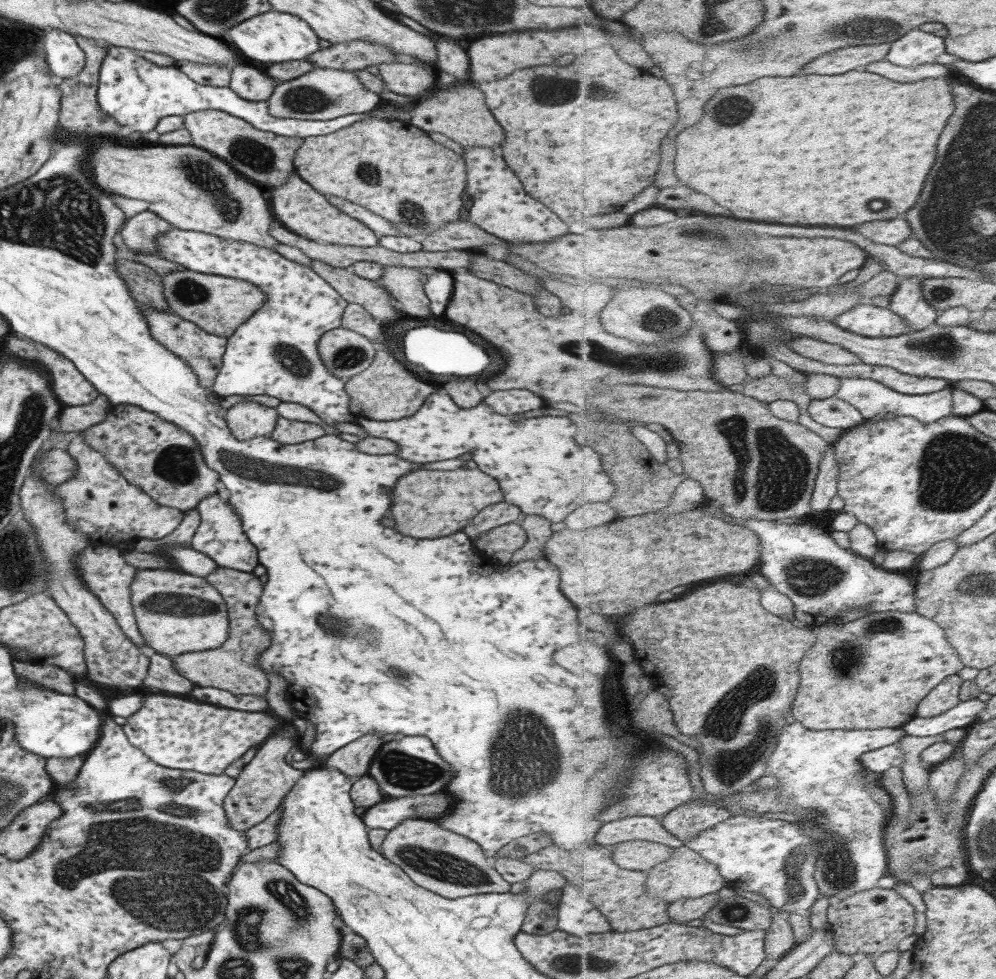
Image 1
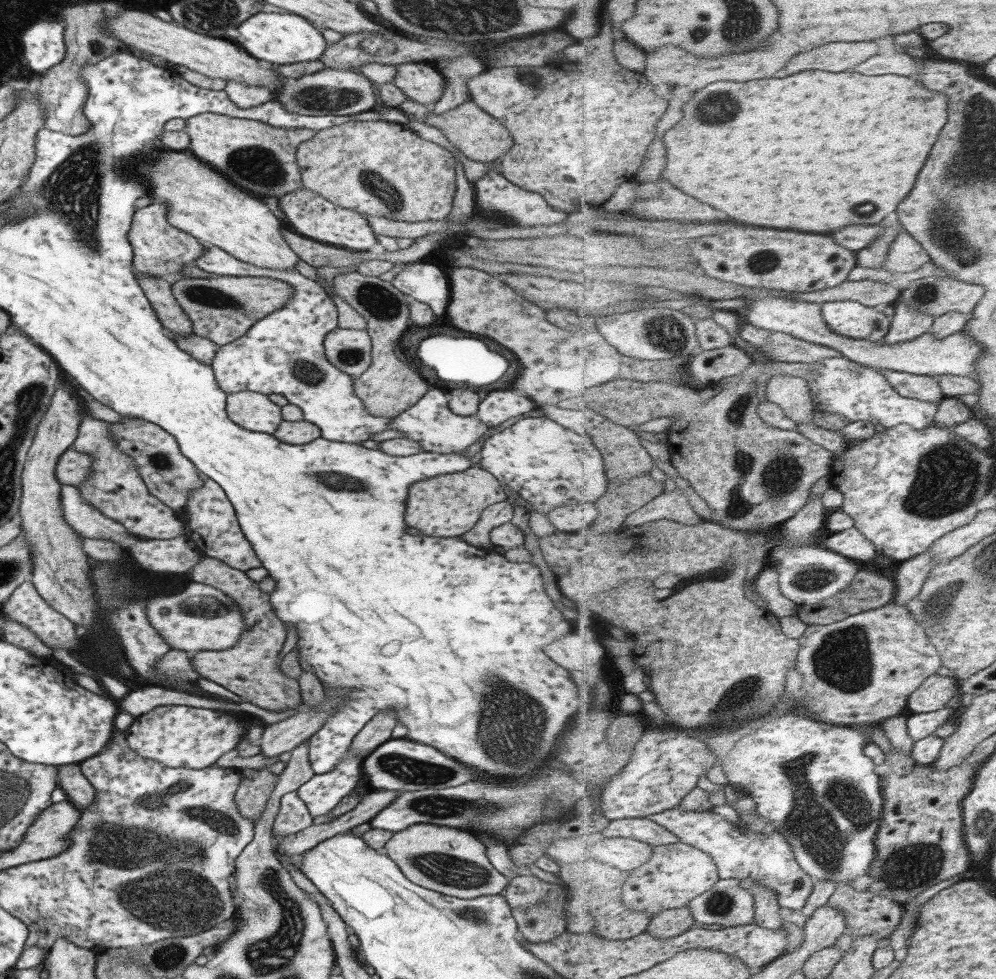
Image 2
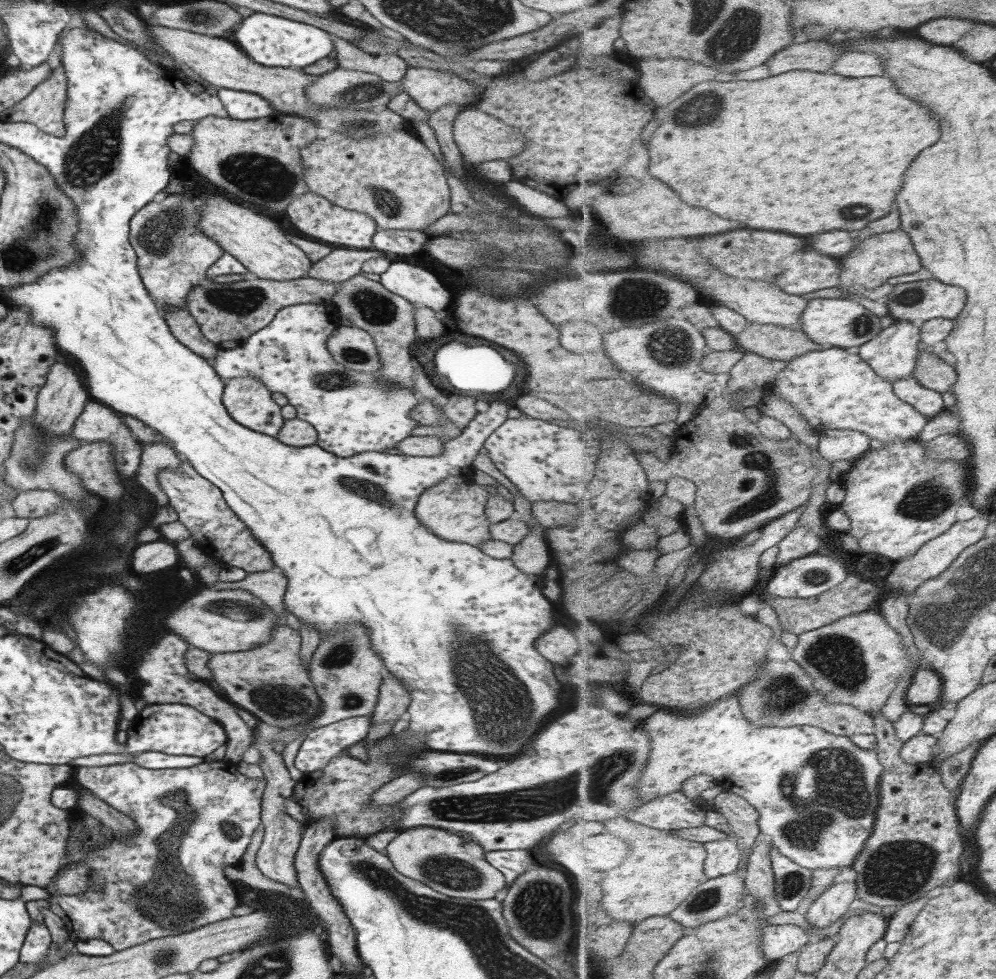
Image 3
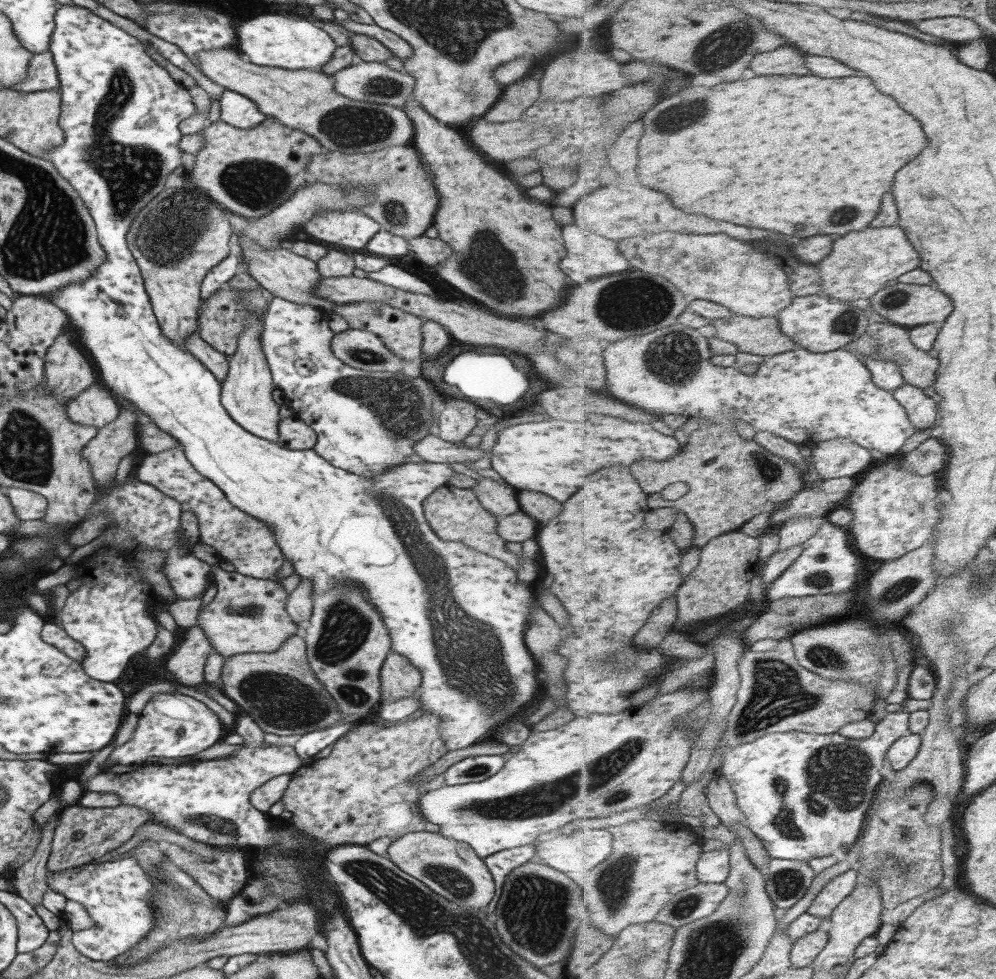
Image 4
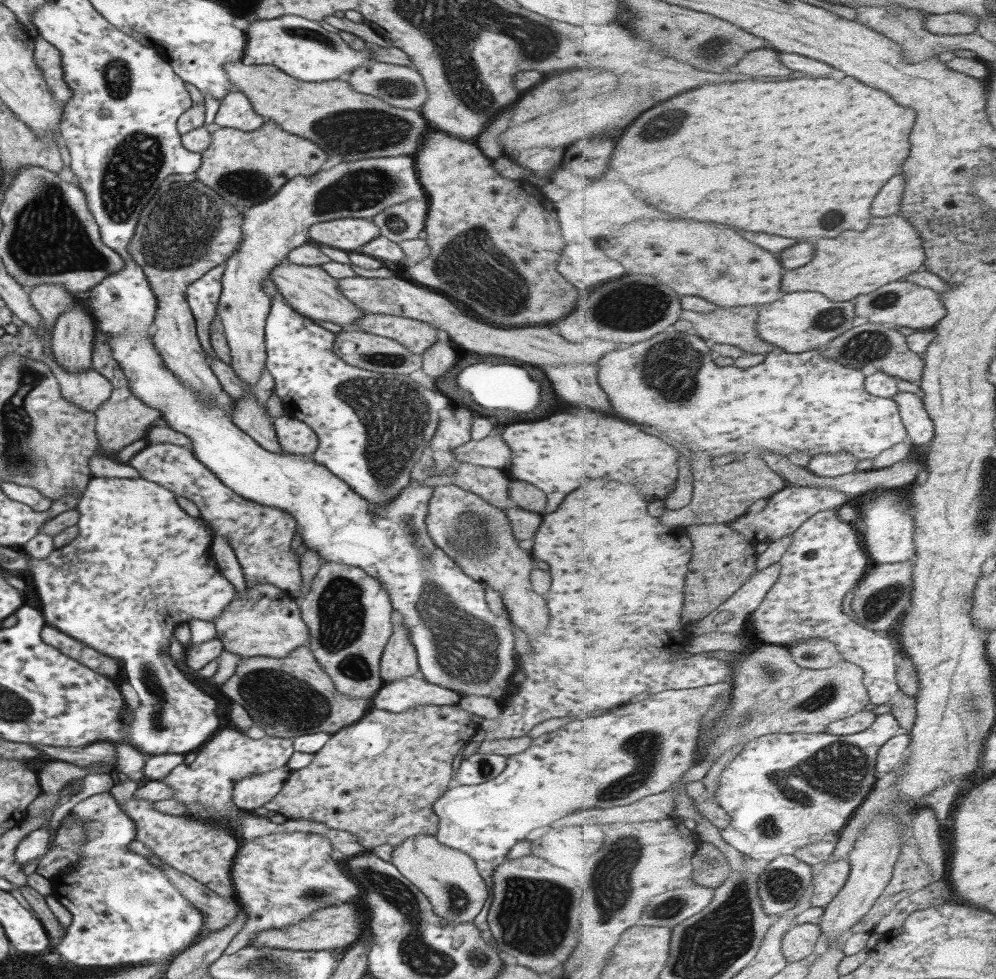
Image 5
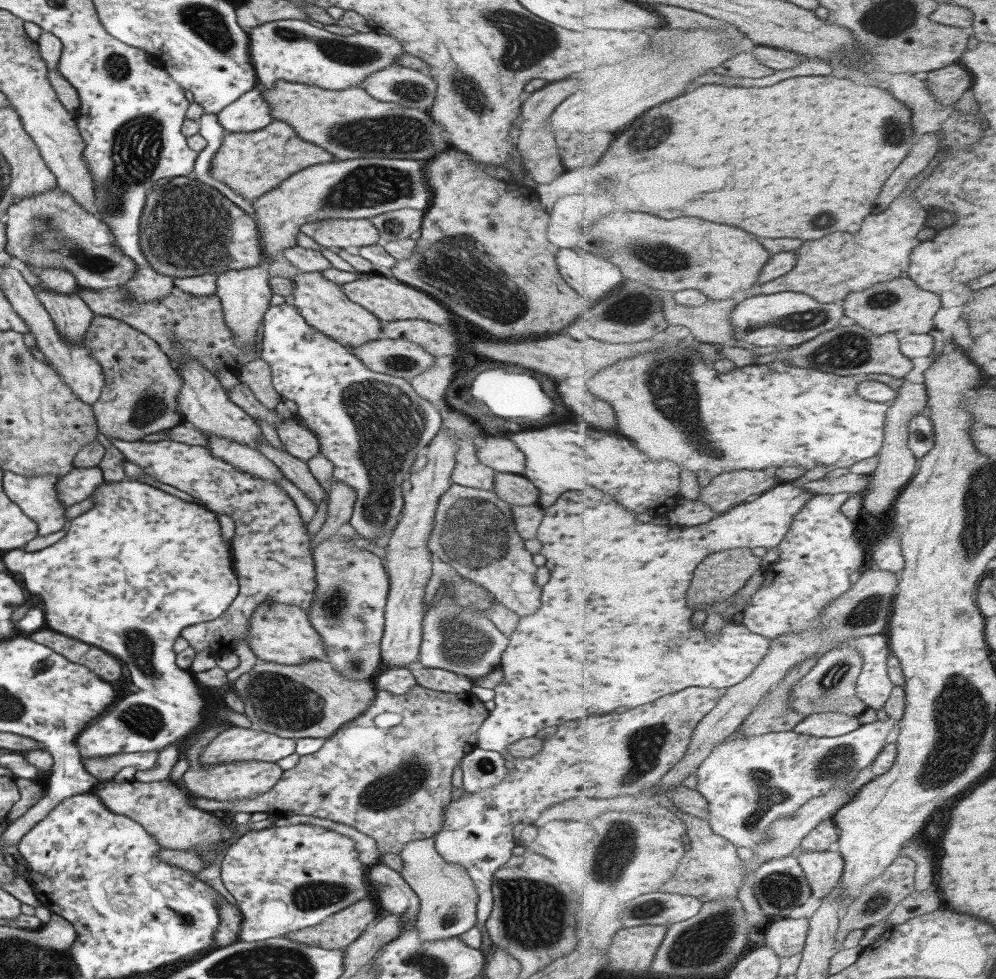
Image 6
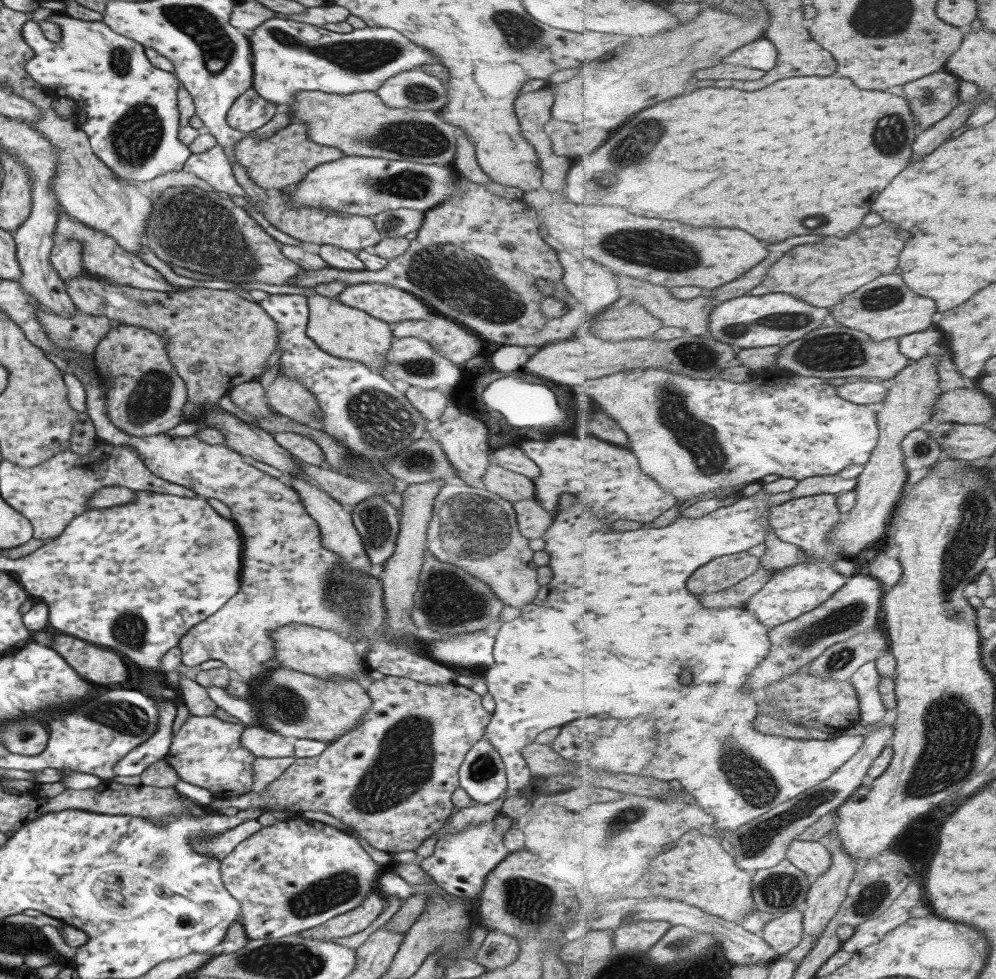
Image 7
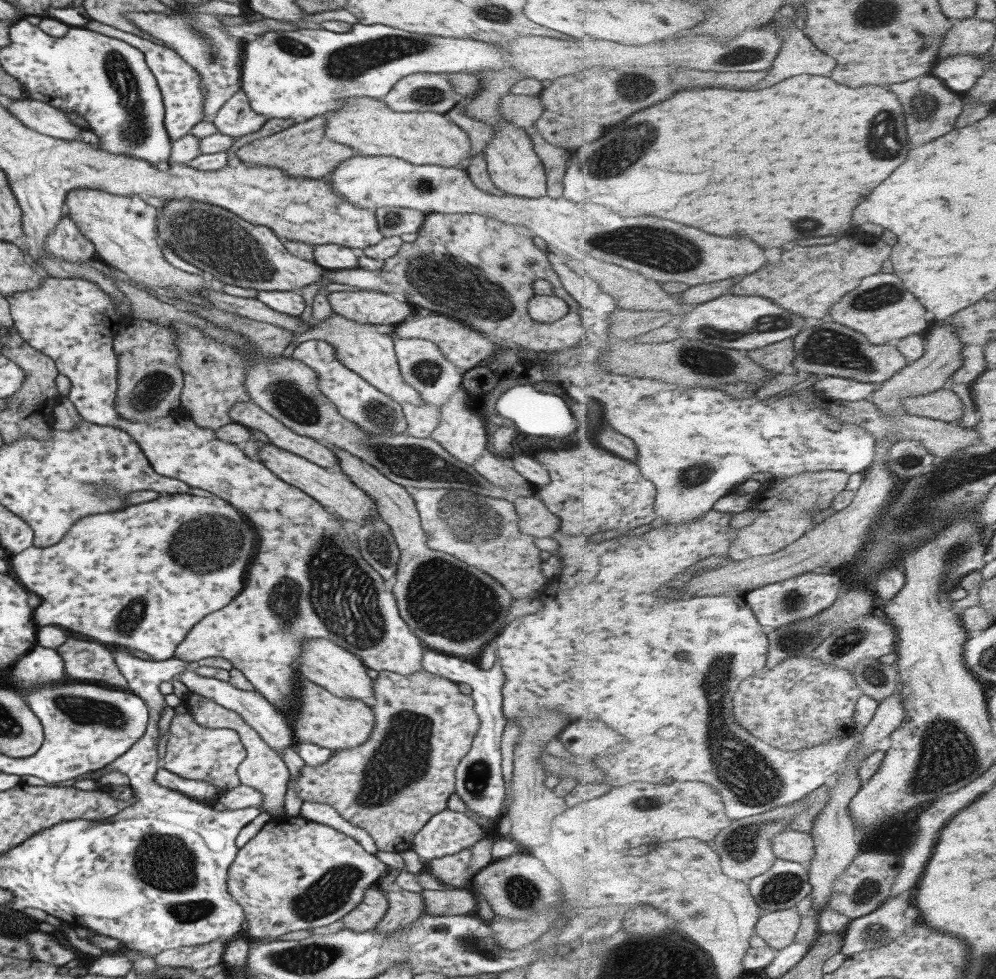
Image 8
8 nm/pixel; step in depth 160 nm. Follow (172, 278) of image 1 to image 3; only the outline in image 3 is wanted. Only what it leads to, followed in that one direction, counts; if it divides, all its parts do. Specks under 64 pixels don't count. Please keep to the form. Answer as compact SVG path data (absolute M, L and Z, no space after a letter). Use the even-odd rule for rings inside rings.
M250 276L243 282L229 284L203 279L197 286L188 290L185 309L209 342L219 349L230 349L241 344L256 330L267 326L281 308L329 302L336 287L335 283L329 284L308 277L279 282Z

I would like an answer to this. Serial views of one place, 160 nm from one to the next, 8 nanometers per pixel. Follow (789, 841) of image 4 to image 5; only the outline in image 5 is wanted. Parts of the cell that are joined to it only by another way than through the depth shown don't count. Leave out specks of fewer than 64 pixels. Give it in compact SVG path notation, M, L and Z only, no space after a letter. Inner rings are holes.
M891 712L882 713L872 728L844 736L827 732L767 734L740 750L739 756L723 772L717 789L718 802L732 818L732 823L721 829L723 838L742 854L769 862L780 855L800 855L809 845L831 836L841 837L847 823L858 808L870 797L877 782L877 756L883 746L901 730Z

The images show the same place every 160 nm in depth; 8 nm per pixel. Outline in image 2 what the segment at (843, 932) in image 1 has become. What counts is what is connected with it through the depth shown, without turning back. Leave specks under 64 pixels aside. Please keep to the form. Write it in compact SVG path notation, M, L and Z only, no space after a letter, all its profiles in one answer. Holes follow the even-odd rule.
M847 884L839 885L828 904L845 913L848 931L852 933L853 939L860 936L872 936L872 934L876 934L879 939L889 939L902 924L905 915L904 905L895 899L877 895L869 890L857 892Z

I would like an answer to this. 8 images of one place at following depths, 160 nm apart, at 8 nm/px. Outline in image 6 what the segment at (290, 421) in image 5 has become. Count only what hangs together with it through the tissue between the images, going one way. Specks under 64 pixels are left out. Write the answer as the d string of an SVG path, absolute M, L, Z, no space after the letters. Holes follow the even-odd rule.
M291 418L279 423L276 426L276 433L281 448L299 460L307 461L318 452L318 440L314 434Z

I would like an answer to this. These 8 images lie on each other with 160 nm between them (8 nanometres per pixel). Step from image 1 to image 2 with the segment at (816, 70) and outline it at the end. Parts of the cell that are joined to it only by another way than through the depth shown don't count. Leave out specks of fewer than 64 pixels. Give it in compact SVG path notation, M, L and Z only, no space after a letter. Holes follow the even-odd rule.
M874 41L835 42L821 46L817 50L798 54L787 64L787 70L781 70L777 78L785 78L803 70L827 70L827 72L845 72L859 66L871 56L879 54L879 44Z

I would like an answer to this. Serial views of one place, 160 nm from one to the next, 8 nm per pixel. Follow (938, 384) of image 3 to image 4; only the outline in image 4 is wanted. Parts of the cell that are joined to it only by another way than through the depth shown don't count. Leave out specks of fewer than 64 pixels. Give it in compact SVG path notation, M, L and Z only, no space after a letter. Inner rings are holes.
M871 323L865 336L851 344L862 358L863 356L879 357L900 364L905 382L918 388L929 388L937 381L941 359L930 351L921 350L914 345L910 329L894 323Z

